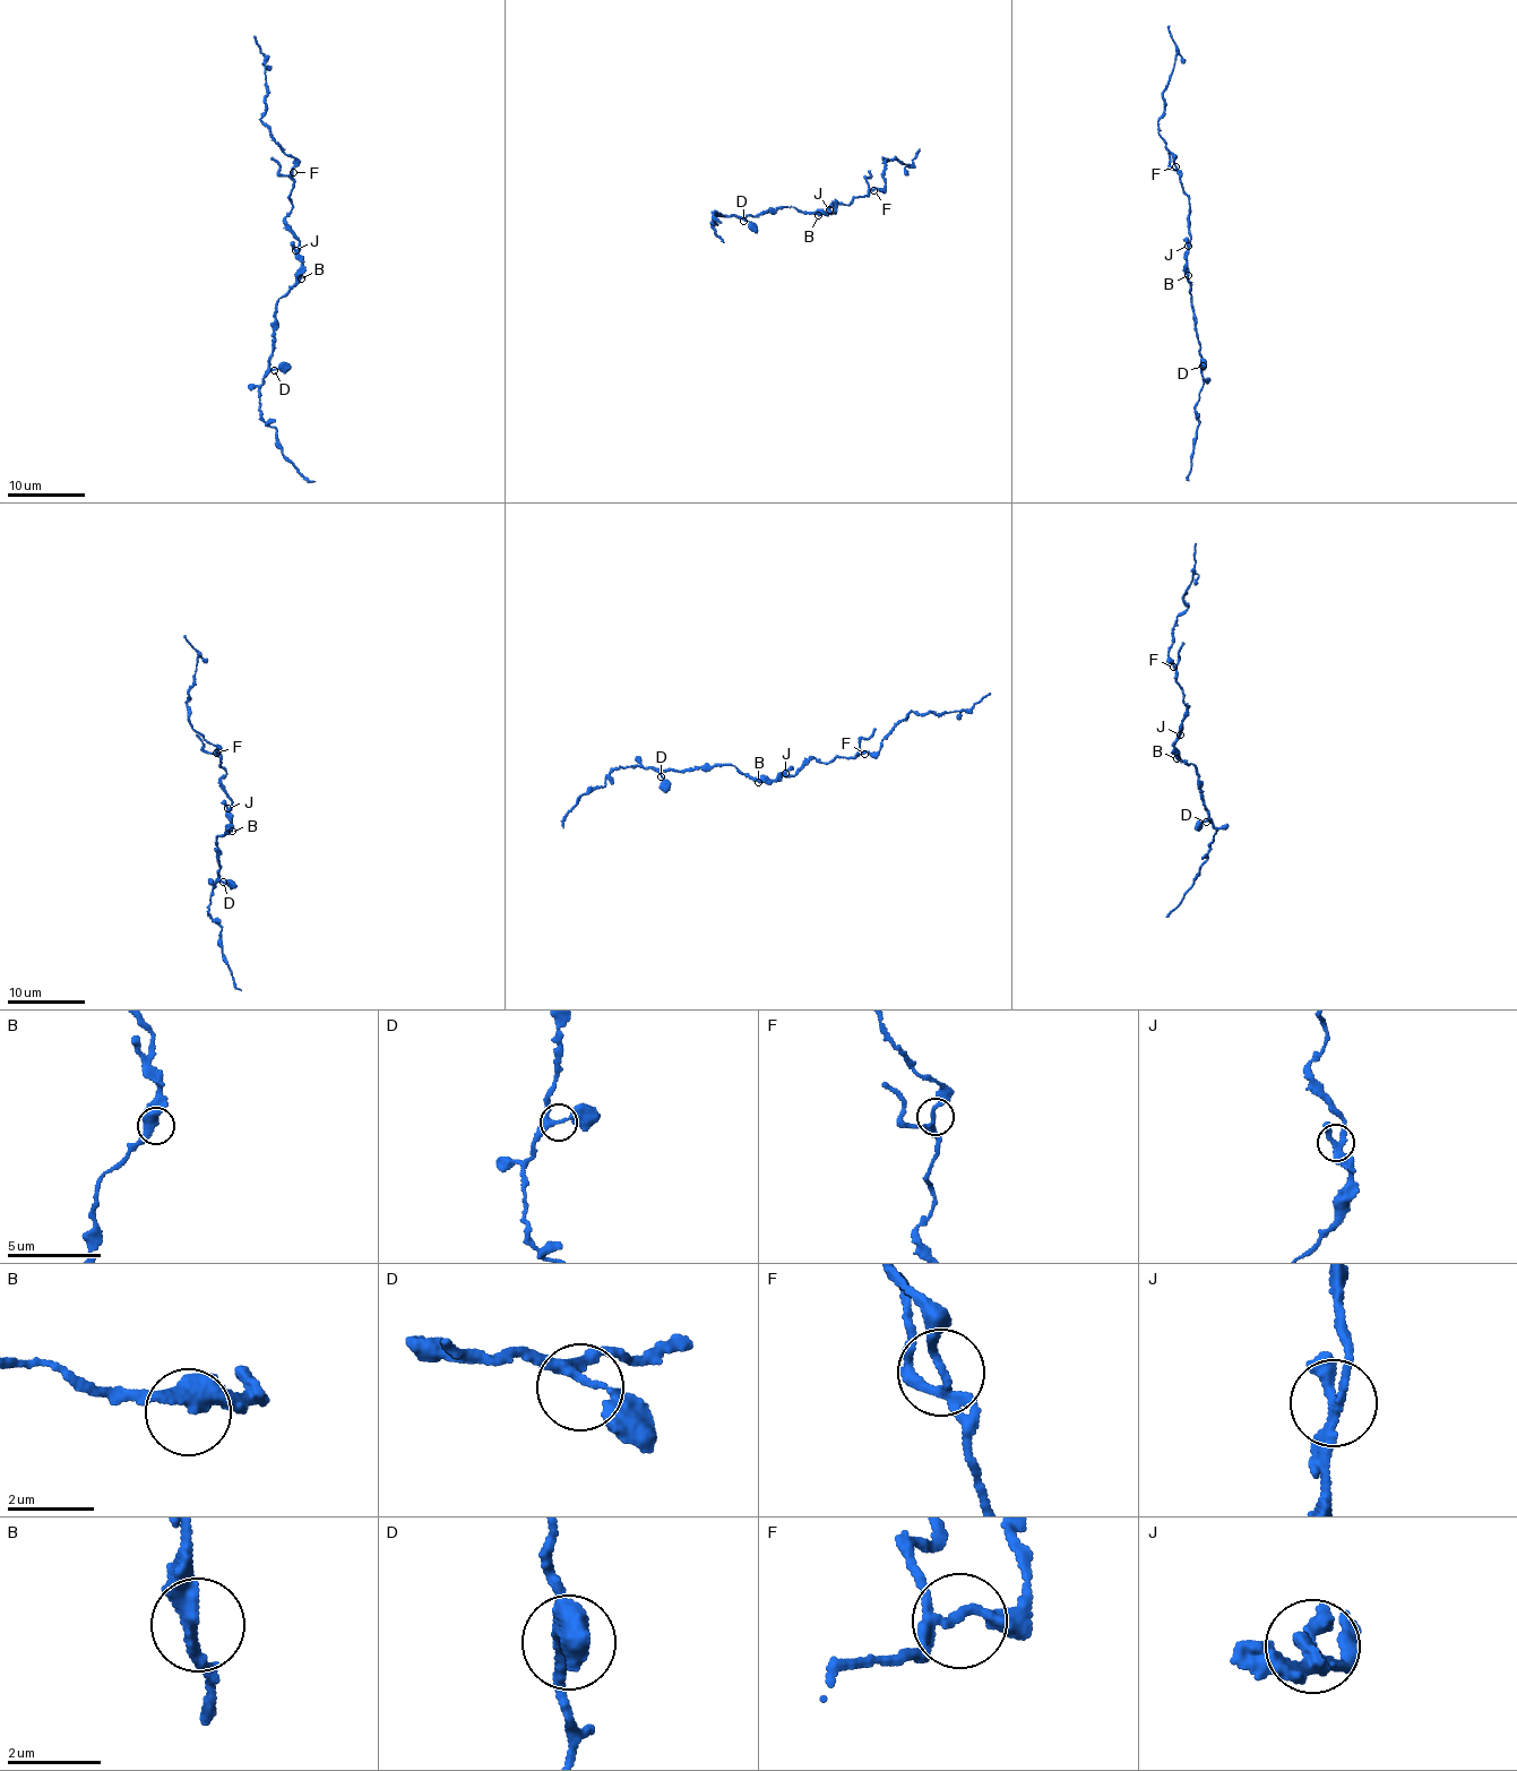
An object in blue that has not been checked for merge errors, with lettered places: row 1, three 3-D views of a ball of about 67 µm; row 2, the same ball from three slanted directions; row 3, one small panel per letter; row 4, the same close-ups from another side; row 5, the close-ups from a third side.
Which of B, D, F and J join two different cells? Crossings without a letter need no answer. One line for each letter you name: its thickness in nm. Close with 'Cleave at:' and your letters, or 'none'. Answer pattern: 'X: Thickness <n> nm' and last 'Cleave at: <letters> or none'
Cleave at: none

